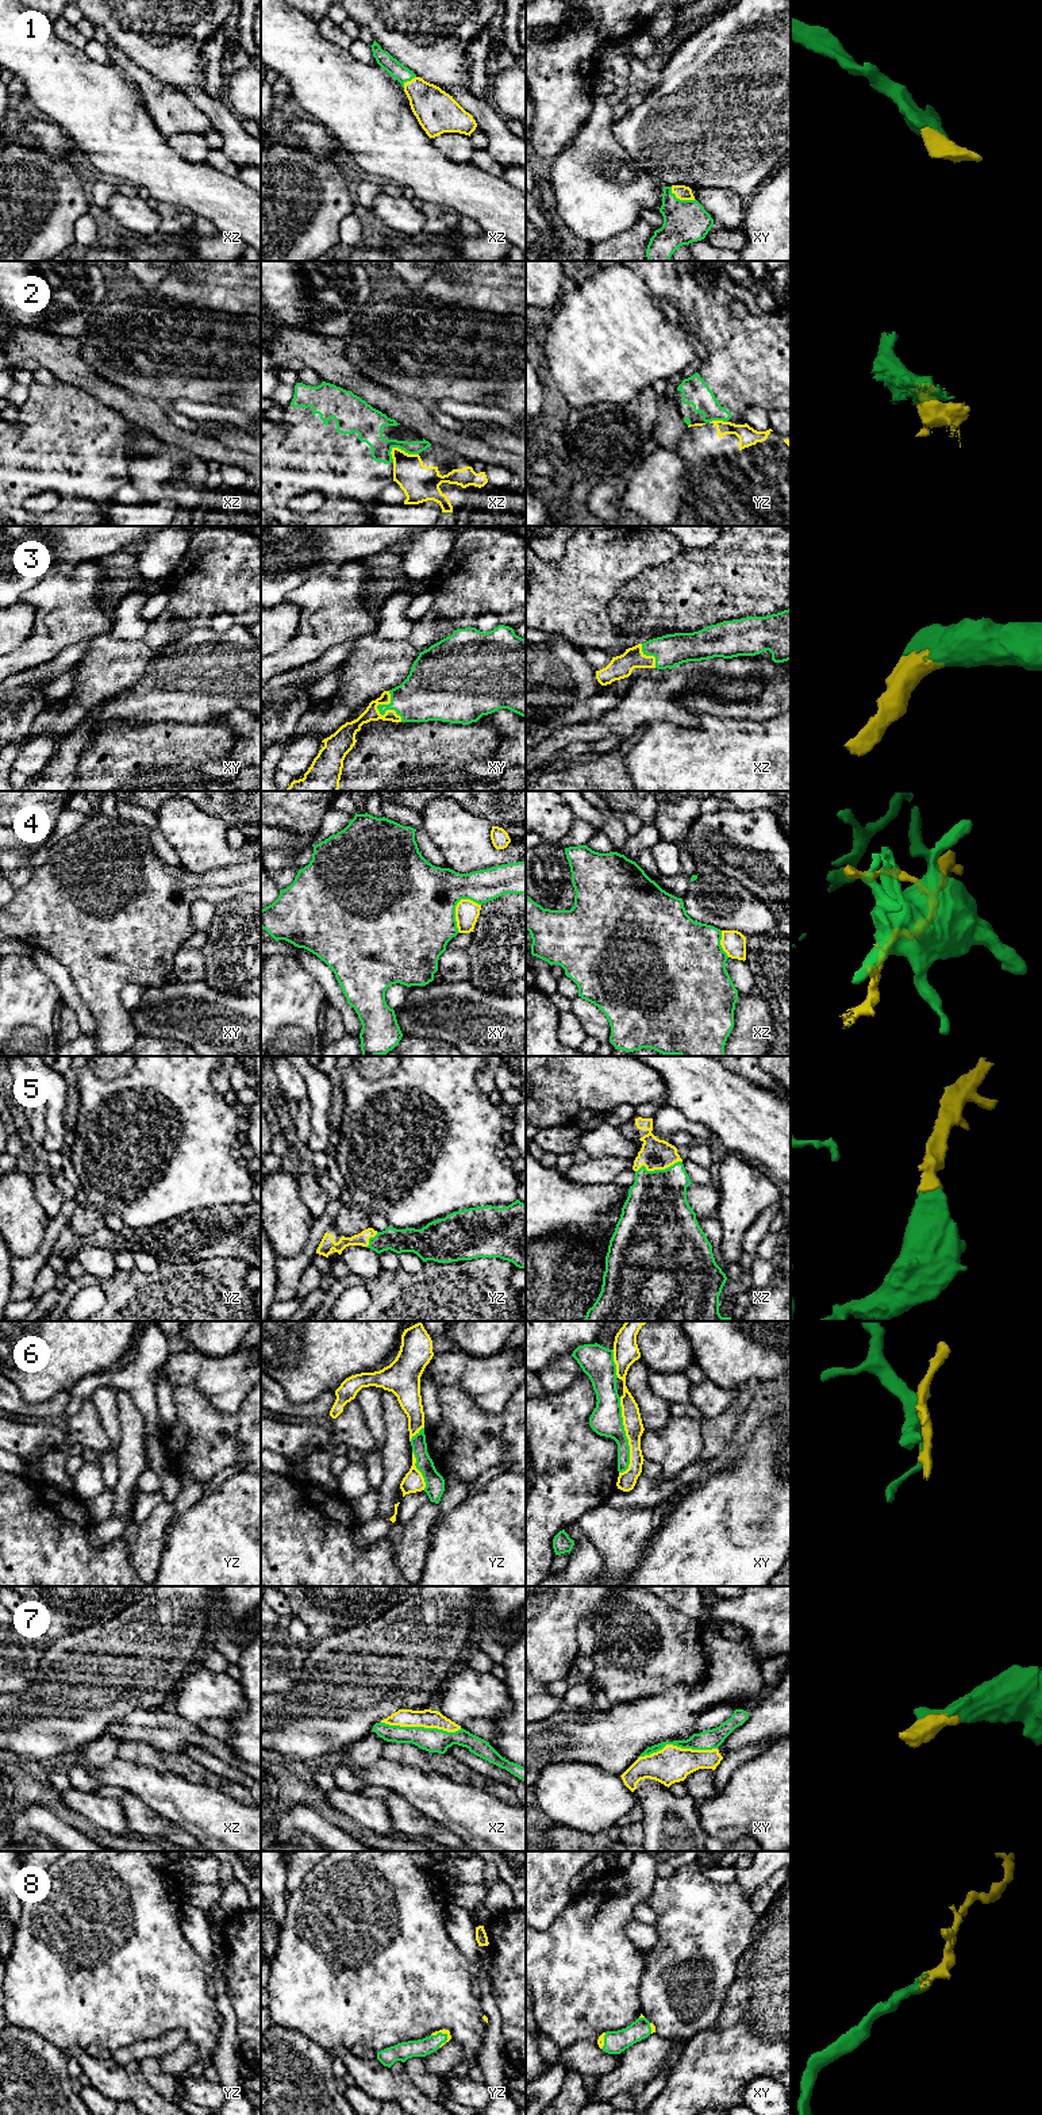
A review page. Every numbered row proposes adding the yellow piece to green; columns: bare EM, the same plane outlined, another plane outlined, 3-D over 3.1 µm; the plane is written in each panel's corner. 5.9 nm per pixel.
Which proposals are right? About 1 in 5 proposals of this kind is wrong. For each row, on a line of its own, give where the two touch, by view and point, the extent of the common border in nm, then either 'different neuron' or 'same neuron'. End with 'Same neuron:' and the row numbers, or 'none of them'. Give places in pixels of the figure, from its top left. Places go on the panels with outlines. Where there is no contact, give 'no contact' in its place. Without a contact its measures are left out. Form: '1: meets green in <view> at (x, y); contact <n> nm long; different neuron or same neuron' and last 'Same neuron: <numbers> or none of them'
1: meets green in xy at (681, 200); contact 170 nm long; same neuron
2: meets green in xz at (404, 450); contact 180 nm long; different neuron
3: meets green in xy at (379, 710); contact 200 nm long; same neuron
4: meets green in xy at (456, 905); contact 220 nm long; different neuron
5: meets green in xz at (658, 1170); contact 280 nm long; same neuron
6: meets green in xy at (625, 1435); contact 460 nm long; different neuron
7: meets green in xz at (420, 1727); contact 480 nm long; same neuron
8: meets green in yz at (441, 2033); contact 110 nm long; same neuron
Same neuron: 1, 3, 5, 7, 8

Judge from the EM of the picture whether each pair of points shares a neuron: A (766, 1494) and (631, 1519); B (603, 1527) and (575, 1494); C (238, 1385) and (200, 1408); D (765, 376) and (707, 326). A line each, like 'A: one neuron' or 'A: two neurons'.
A: two neurons
B: two neurons
C: two neurons
D: one neuron

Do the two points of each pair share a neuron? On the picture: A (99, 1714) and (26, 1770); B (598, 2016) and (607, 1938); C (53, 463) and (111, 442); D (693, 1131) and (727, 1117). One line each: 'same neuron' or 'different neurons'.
A: different neurons
B: same neuron
C: same neuron
D: different neurons

